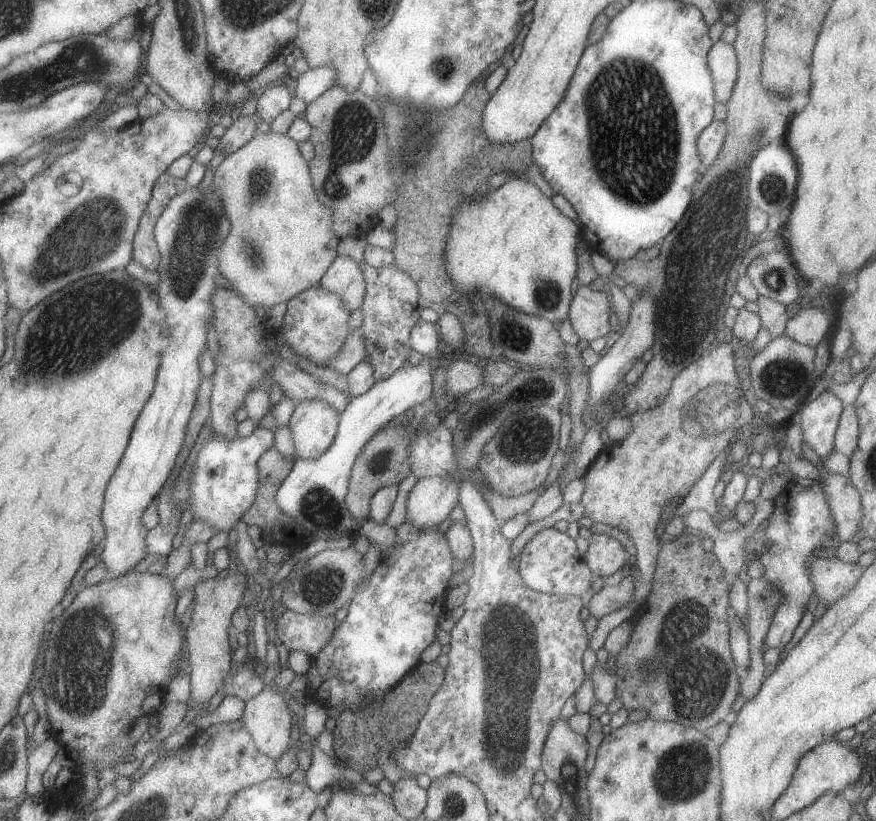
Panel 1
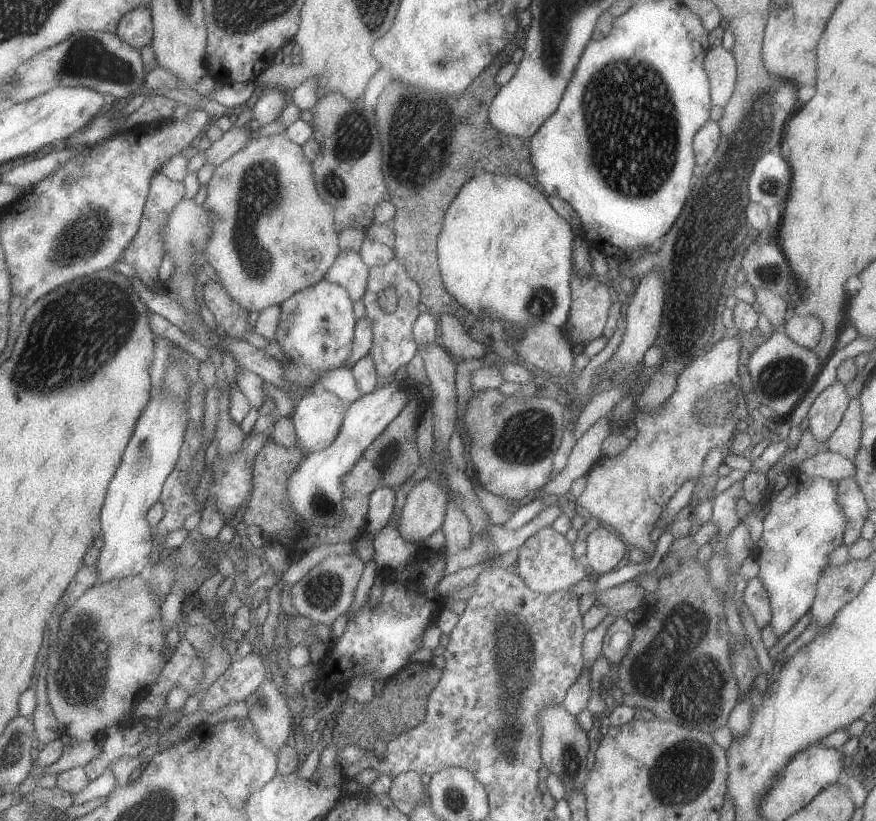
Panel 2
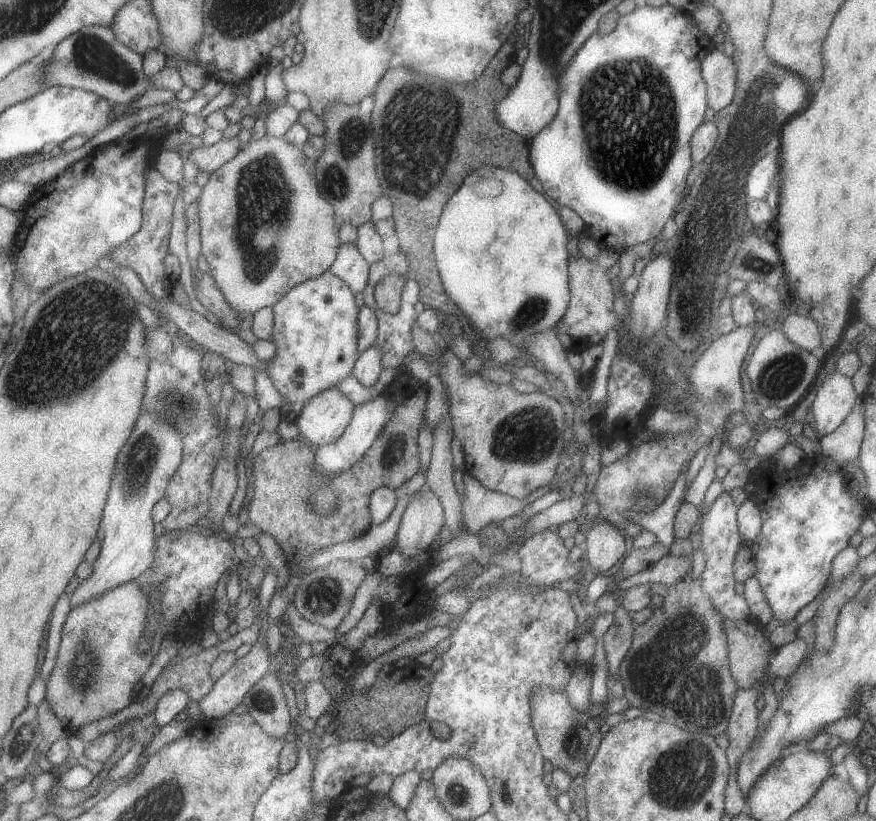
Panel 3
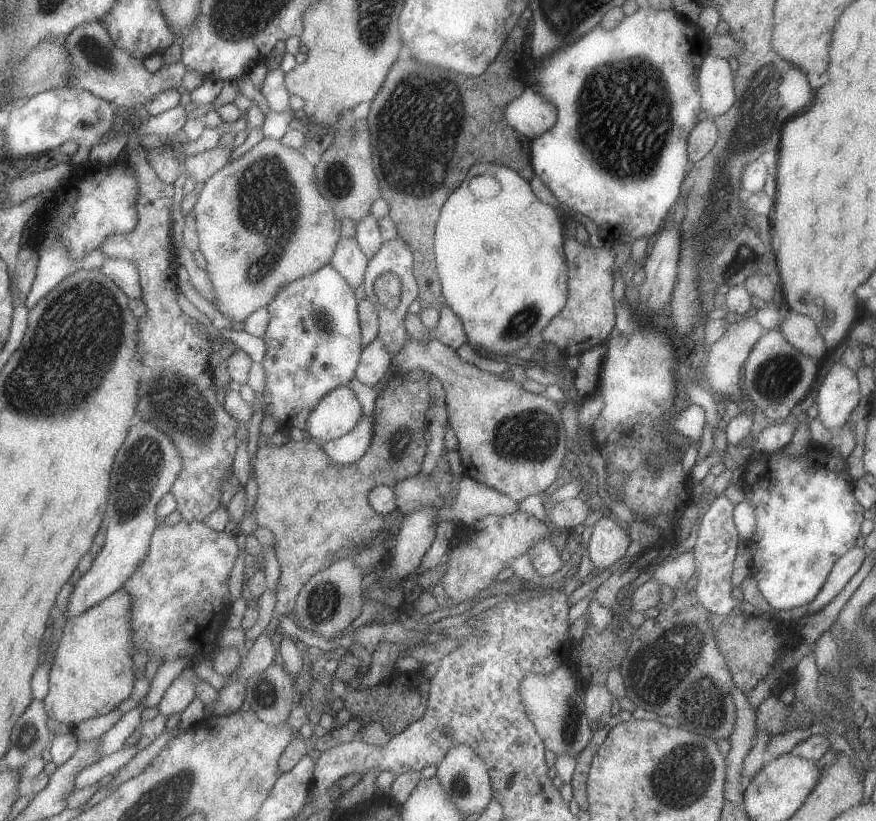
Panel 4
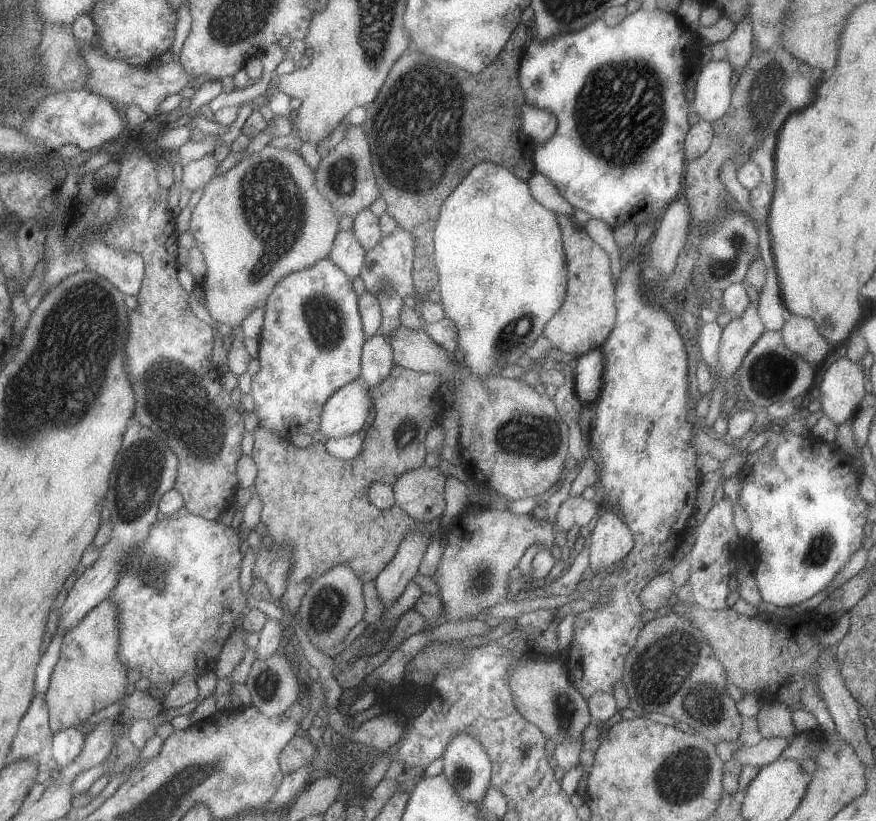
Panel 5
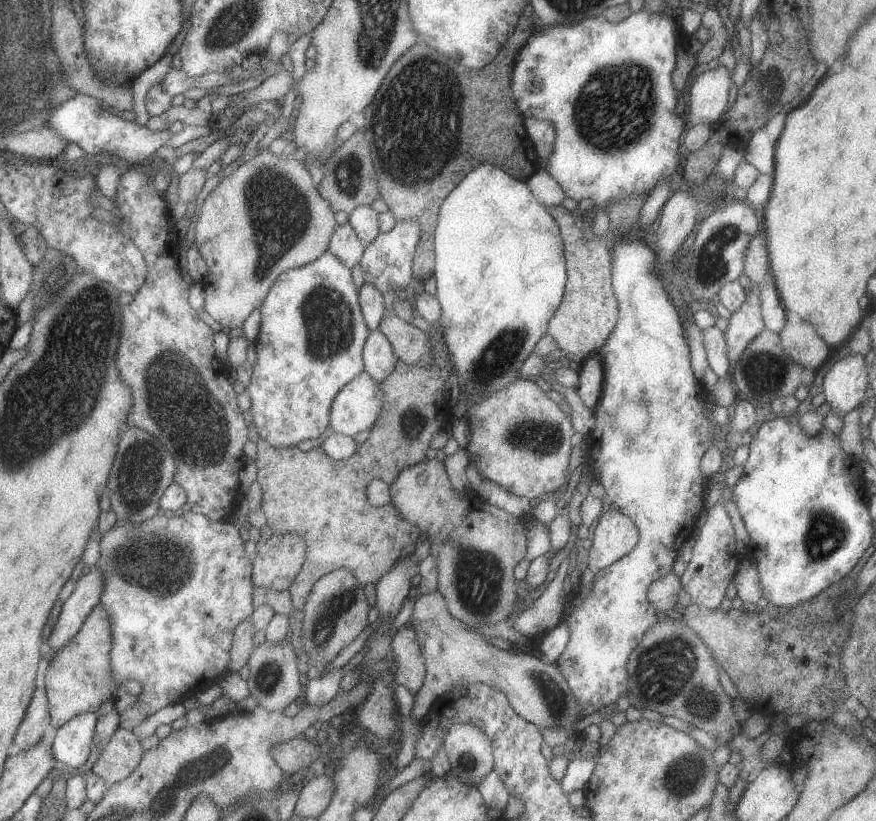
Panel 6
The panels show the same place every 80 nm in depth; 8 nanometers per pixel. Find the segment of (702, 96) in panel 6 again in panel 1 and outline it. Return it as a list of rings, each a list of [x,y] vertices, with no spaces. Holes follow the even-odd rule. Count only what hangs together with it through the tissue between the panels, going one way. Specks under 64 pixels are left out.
[[[723,40],[712,45],[707,63],[713,78],[715,101],[727,104],[737,79],[739,62],[735,48]]]

